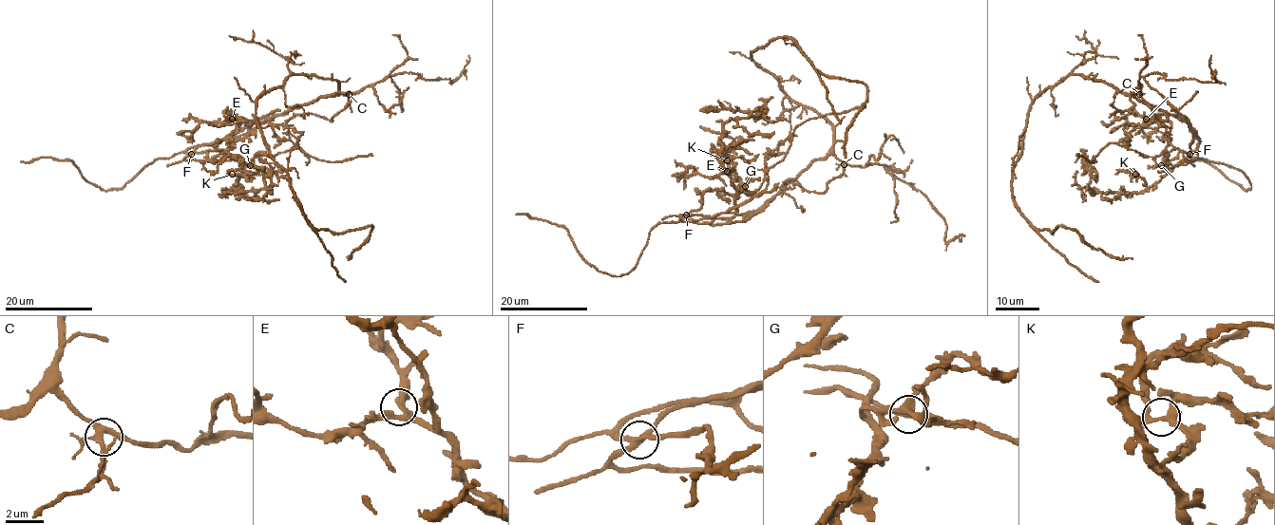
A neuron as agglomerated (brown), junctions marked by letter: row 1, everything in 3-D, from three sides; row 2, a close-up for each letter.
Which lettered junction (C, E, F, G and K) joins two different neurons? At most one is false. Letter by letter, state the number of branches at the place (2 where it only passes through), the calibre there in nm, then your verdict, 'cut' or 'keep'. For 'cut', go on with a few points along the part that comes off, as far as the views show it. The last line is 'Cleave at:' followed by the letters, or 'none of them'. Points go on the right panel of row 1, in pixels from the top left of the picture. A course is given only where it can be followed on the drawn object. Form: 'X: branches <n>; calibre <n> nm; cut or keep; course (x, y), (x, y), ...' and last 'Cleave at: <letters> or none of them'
C: branches 4; calibre 260 nm; keep
E: branches 4; calibre 320 nm; keep
F: branches 4; calibre 280 nm; cut; course (1190, 153), (1194, 160), (1185, 159), (1166, 171), (1157, 171)
G: branches 4; calibre 280 nm; keep
K: branches 4; calibre 260 nm; keep
Cleave at: F

